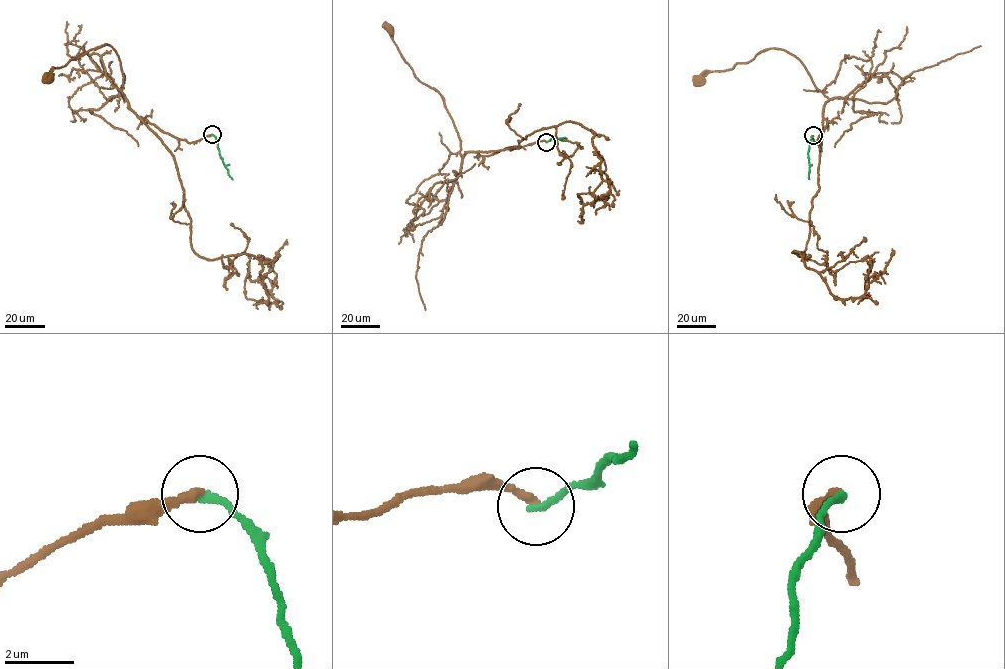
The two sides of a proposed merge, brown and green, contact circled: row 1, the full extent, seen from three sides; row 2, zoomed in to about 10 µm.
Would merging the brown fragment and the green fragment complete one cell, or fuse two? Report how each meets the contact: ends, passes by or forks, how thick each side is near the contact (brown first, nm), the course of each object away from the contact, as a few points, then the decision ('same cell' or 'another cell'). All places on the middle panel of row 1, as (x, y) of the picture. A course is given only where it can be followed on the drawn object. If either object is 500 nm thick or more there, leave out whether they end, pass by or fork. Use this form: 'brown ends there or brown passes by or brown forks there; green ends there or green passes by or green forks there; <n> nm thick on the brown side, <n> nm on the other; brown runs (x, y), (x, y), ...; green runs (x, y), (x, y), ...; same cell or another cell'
brown ends there; green ends there; 240 nm thick on the brown side, 240 nm on the other; brown runs (546, 142), (506, 147), (489, 156), (467, 152), (463, 158), (444, 99), (415, 76), (390, 29); green runs (546, 142), (553, 137), (566, 138); another cell

